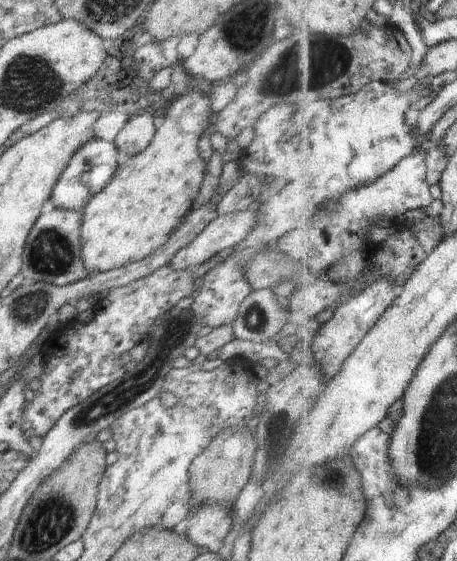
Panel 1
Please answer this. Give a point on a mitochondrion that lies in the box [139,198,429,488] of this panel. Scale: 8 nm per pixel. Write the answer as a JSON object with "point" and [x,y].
{"point":[254,318]}

